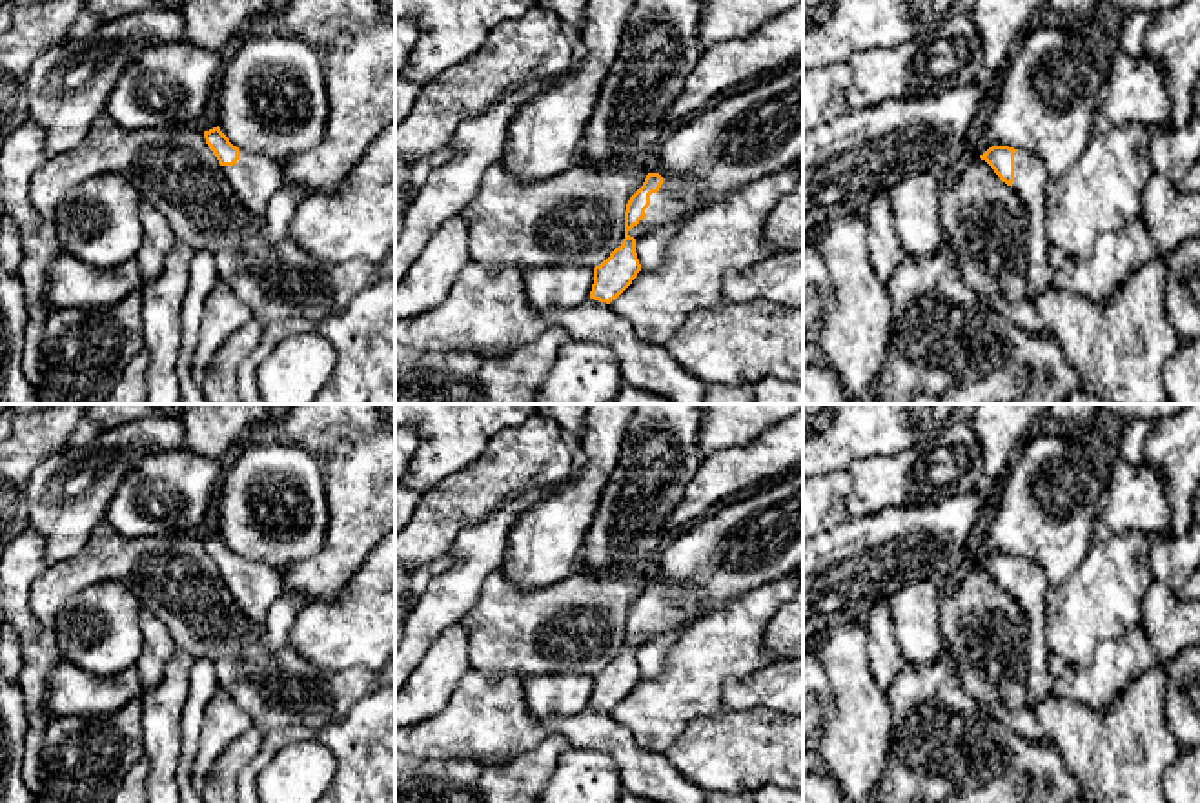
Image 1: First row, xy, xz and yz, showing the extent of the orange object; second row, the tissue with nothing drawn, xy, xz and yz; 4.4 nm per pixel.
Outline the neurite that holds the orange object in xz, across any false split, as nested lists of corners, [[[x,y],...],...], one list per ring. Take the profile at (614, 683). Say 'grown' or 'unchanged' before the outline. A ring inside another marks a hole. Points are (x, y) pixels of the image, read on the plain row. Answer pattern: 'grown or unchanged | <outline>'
grown | [[[661,579],[648,581],[626,612],[621,654],[594,676],[590,706],[610,712],[632,692],[641,679],[636,661],[637,645],[672,632],[703,614],[707,614],[707,603],[692,597],[685,586]]]

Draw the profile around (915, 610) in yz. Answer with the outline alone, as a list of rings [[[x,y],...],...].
[[[931,579],[914,581],[890,595],[887,605],[894,623],[894,637],[905,661],[914,666],[943,663],[958,677],[956,661],[940,626],[938,584]]]

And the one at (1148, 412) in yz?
[[[1100,404],[1100,408],[1107,410],[1113,415],[1124,419],[1144,419],[1144,421],[1158,421],[1164,417],[1176,415],[1187,404]]]

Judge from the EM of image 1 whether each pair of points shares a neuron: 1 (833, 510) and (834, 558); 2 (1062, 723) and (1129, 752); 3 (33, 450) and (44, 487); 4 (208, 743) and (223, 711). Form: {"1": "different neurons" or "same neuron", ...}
{"1": "different neurons", "2": "same neuron", "3": "different neurons", "4": "same neuron"}

